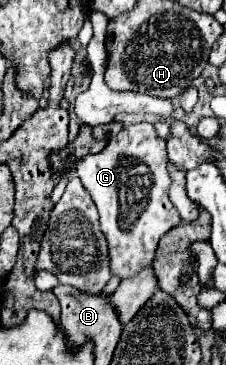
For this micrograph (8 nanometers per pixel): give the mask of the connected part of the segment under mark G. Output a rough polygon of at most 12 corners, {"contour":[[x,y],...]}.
{"contour":[[125,126],[77,162],[109,242],[135,276],[181,222],[165,140]]}

